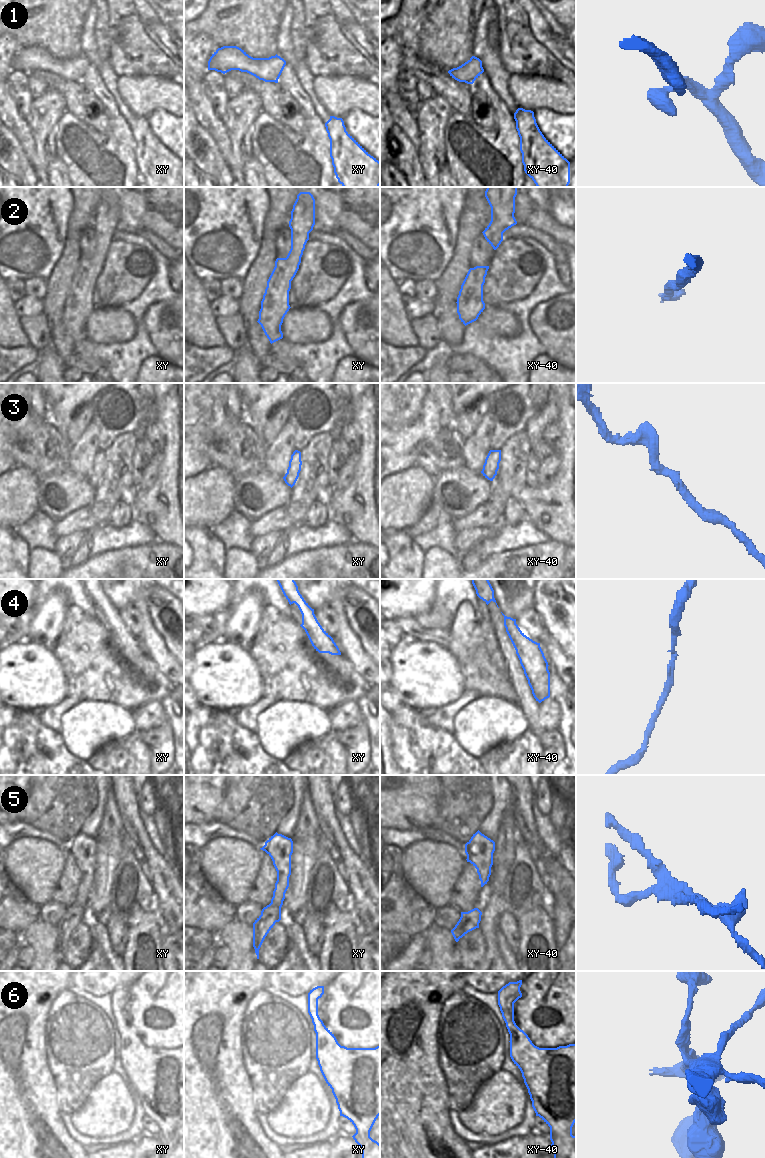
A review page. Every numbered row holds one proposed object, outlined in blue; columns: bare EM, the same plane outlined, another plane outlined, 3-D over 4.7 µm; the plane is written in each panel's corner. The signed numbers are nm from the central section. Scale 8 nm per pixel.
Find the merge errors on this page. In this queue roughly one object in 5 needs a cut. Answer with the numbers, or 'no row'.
5

